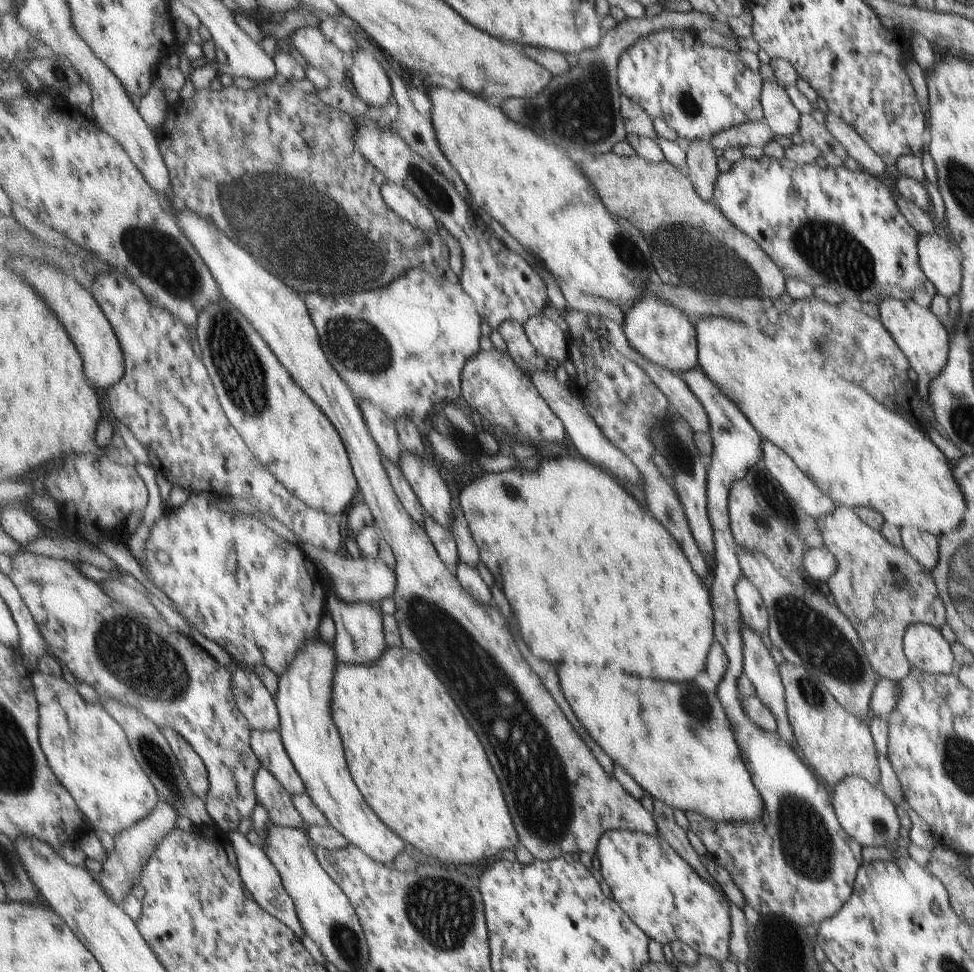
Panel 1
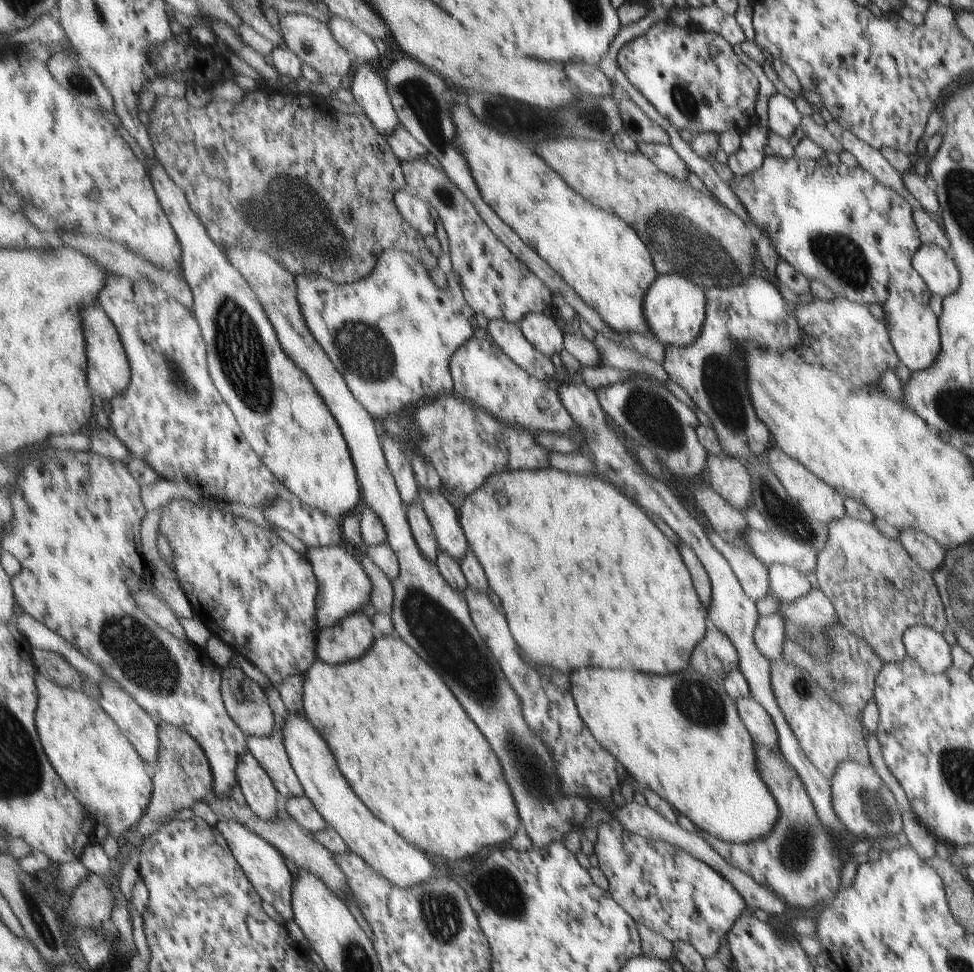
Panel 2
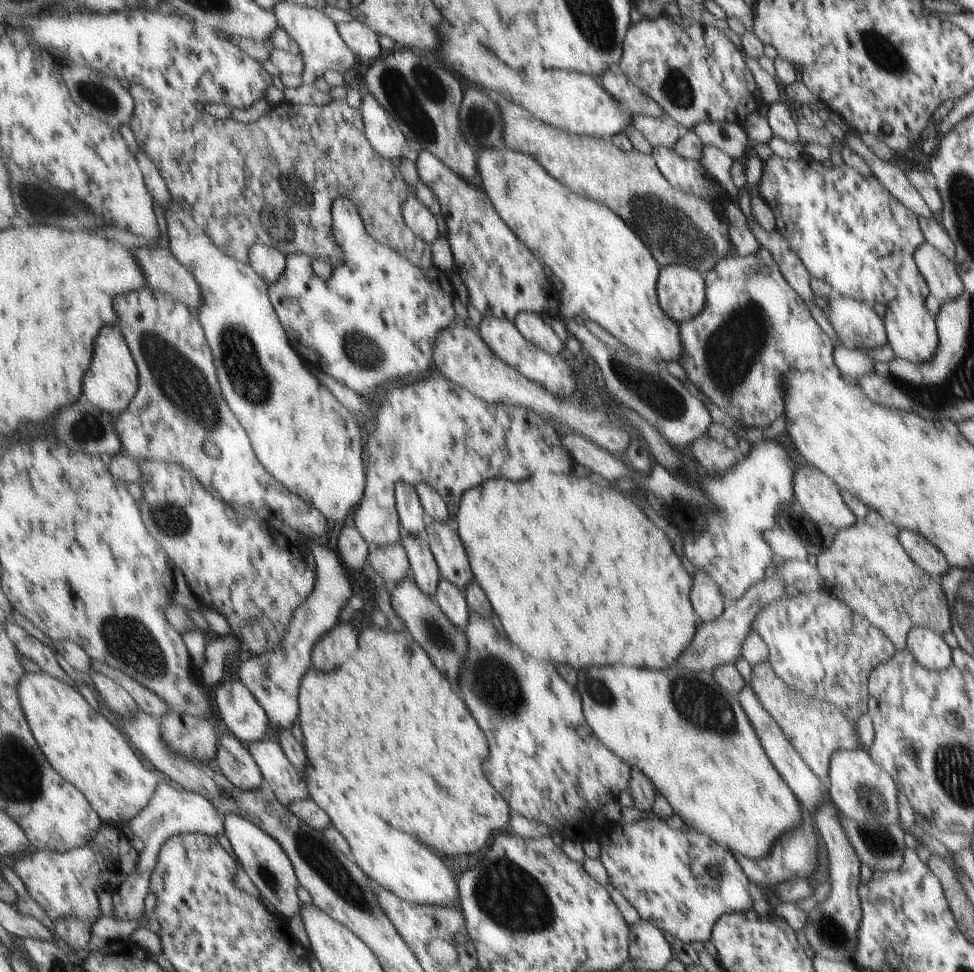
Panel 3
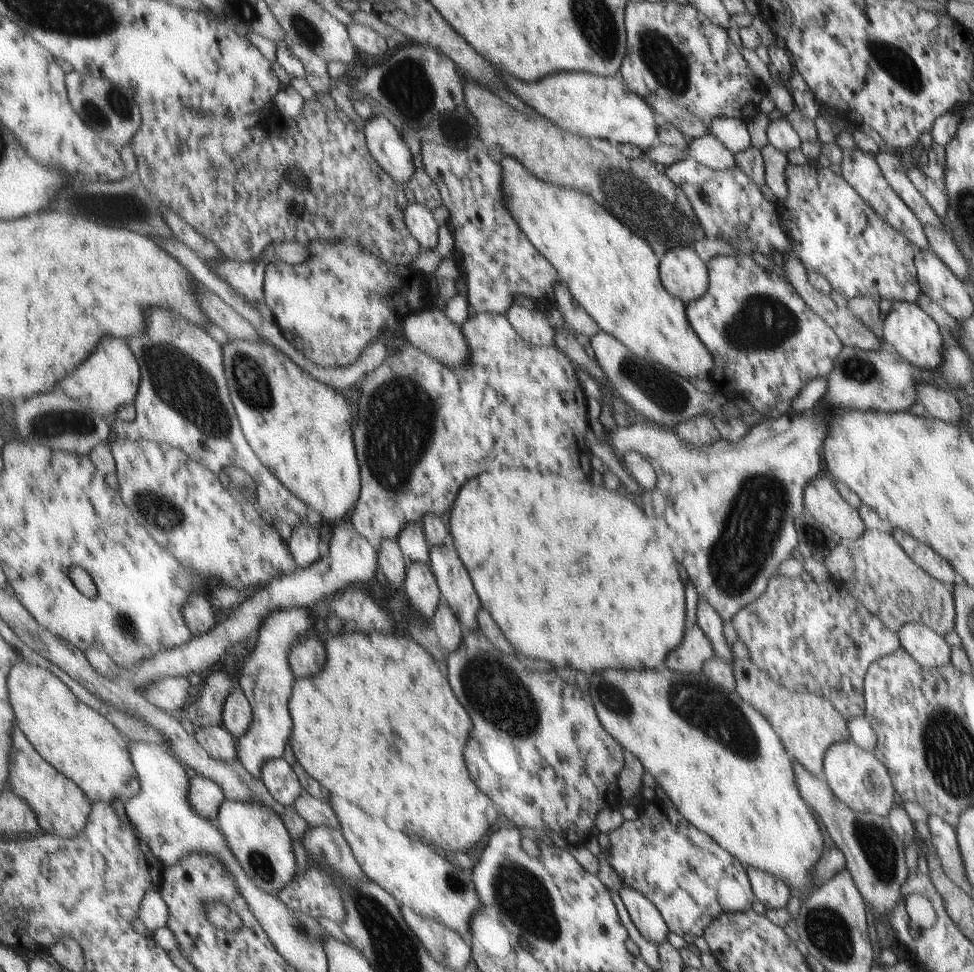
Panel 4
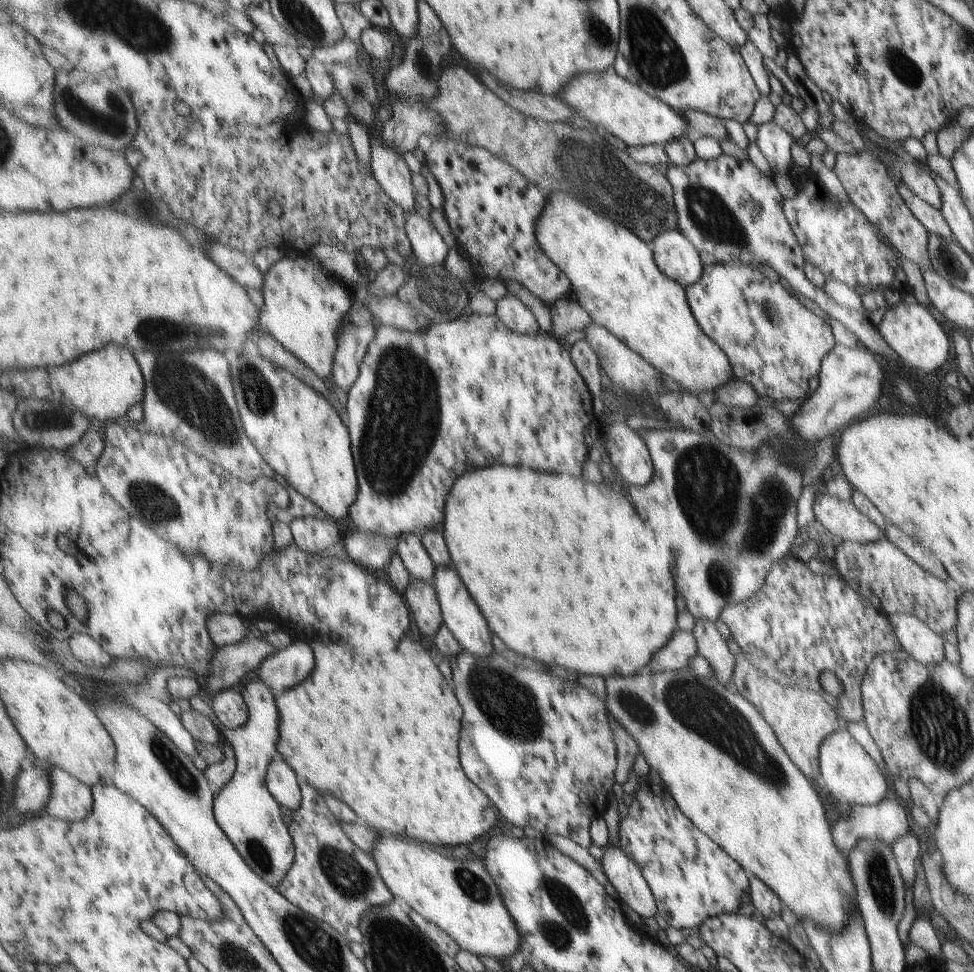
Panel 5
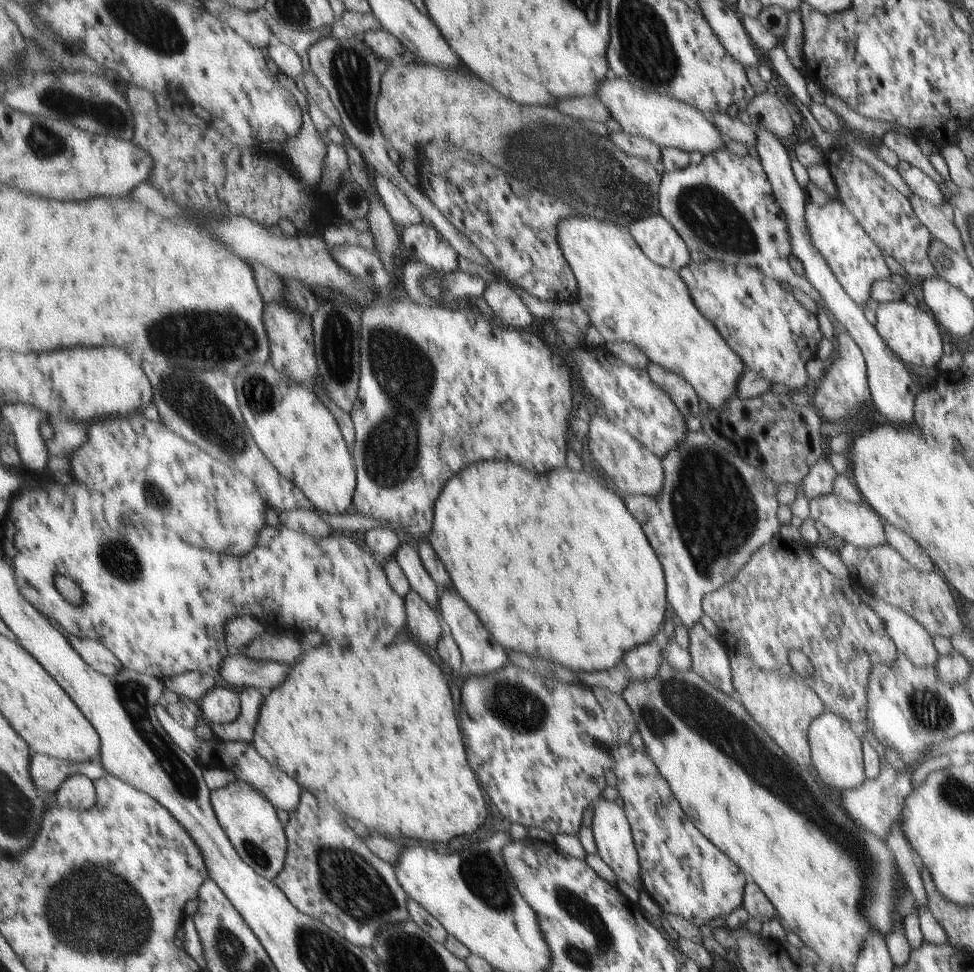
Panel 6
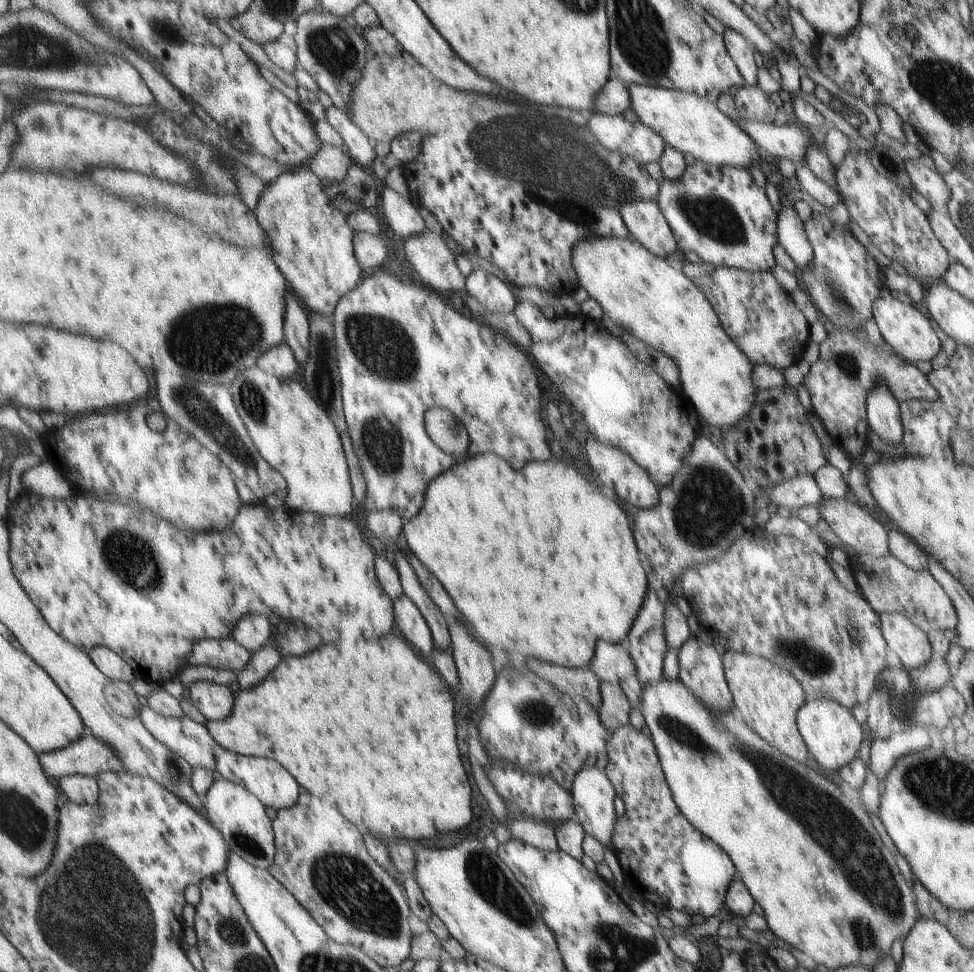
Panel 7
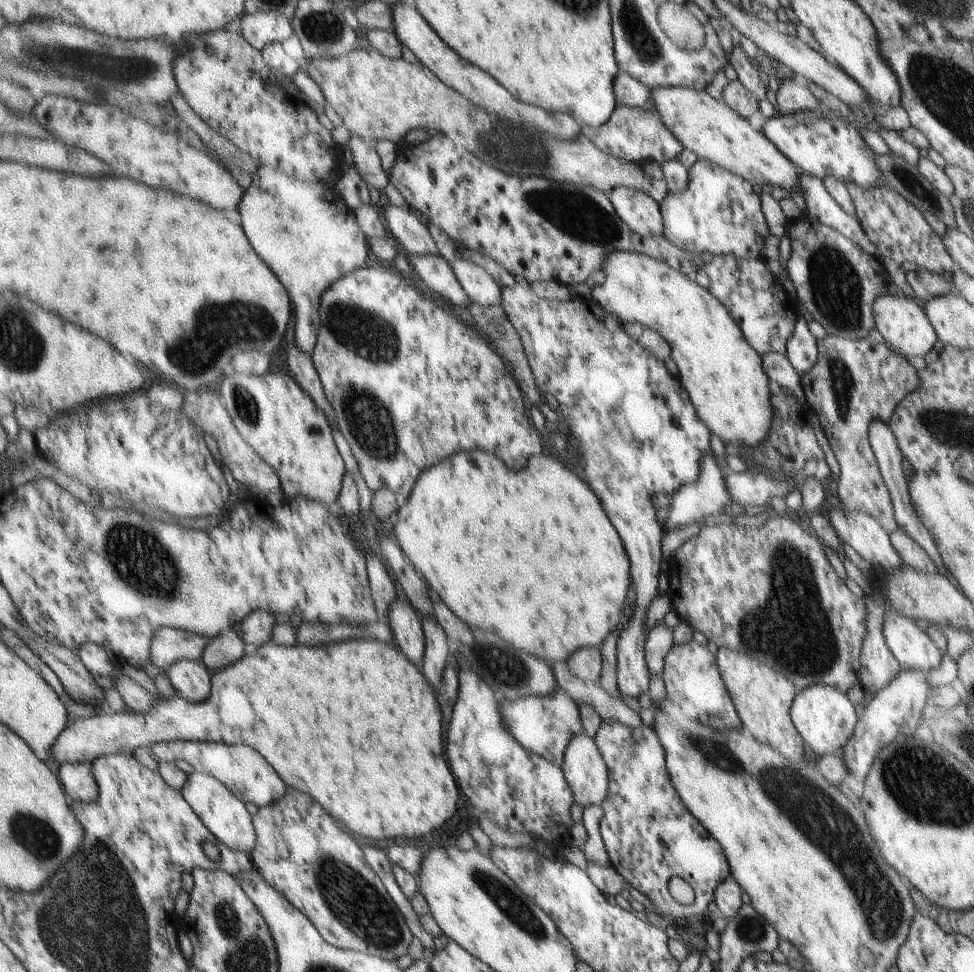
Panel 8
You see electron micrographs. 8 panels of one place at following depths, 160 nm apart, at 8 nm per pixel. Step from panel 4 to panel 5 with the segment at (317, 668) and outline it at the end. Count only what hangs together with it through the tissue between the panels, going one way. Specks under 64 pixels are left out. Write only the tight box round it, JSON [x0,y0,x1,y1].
[259,642,315,696]

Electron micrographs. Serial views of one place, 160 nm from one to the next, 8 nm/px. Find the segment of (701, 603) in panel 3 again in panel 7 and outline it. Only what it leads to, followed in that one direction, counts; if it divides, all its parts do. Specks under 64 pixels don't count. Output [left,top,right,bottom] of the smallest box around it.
[677,635,732,712]

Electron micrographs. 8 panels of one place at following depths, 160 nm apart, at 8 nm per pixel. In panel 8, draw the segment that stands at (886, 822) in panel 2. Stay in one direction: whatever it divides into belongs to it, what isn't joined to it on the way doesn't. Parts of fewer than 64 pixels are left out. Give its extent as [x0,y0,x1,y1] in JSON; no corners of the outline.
[788,685,856,757]

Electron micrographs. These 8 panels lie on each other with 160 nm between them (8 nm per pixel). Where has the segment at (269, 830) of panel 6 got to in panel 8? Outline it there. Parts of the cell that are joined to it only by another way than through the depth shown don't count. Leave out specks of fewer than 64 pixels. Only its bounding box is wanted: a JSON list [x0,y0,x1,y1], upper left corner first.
[181,770,257,858]

